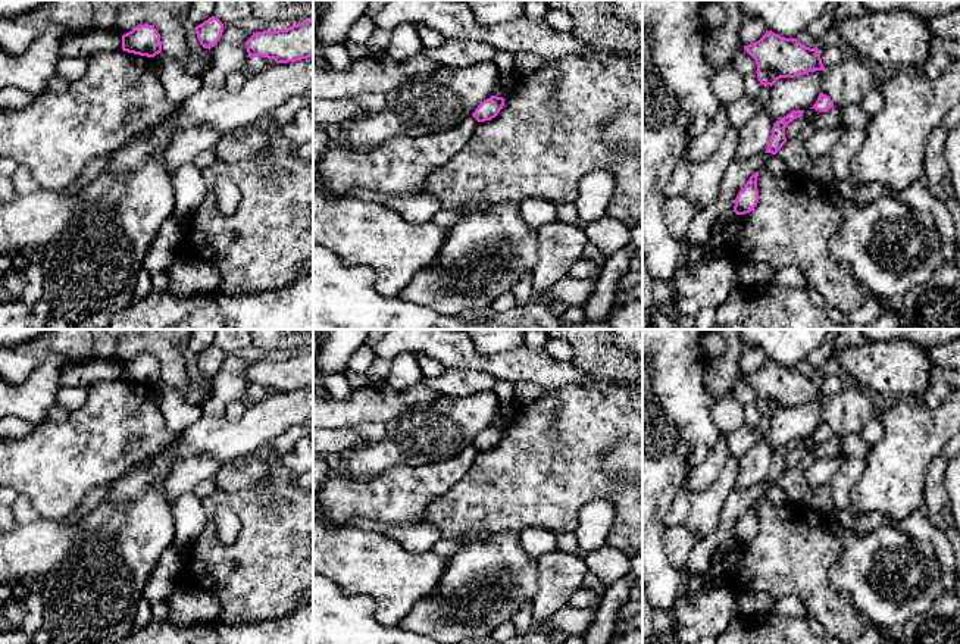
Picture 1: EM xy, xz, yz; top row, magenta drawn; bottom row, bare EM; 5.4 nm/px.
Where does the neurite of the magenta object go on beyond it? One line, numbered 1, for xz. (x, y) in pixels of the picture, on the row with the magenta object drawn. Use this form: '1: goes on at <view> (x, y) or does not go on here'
1: does not go on here

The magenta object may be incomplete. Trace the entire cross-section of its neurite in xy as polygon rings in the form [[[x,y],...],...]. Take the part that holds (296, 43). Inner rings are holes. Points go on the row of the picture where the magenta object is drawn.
[[[313,21],[287,29],[256,32],[247,40],[246,49],[250,59],[262,56],[276,63],[313,57]]]

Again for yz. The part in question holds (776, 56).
[[[772,31],[754,44],[744,46],[744,50],[756,60],[756,74],[762,85],[772,87],[781,78],[795,78],[825,69],[816,49]]]

